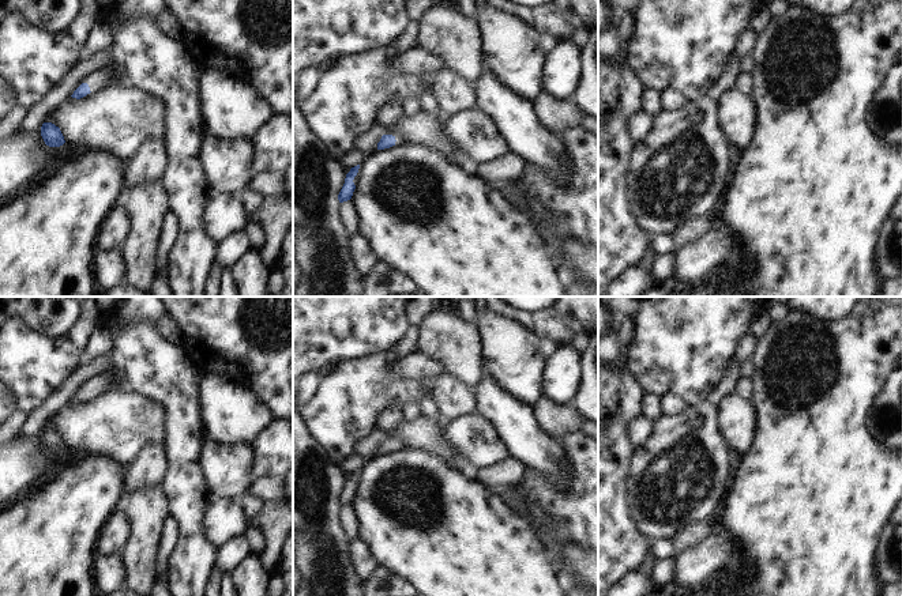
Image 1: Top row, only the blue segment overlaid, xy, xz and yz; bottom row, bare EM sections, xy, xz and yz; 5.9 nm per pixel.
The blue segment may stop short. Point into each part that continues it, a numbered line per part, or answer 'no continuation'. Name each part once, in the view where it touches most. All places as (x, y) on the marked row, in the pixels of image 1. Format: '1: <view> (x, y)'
1: xy (100, 79)

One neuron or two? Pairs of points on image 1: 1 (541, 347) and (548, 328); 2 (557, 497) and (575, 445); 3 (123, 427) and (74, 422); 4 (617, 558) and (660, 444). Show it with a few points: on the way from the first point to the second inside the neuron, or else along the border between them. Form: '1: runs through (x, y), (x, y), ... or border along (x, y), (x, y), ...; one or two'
1: border along (517, 323), (556, 346); two
2: runs through (571, 485), (577, 479), (577, 459); one
3: runs through (111, 426), (86, 426); one
4: border along (626, 486), (631, 517), (638, 530), (651, 542); two

